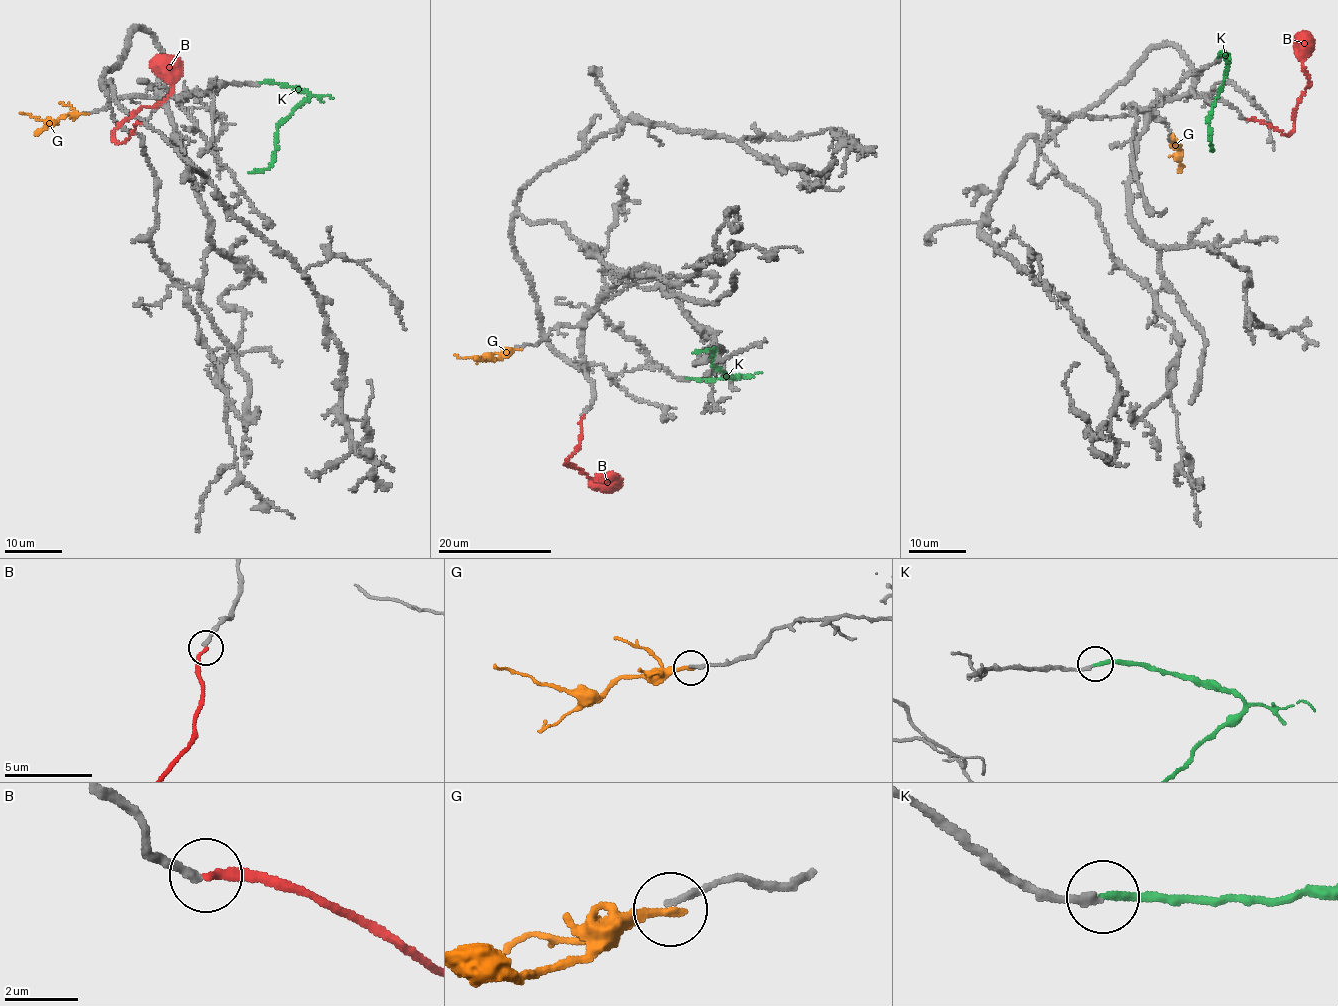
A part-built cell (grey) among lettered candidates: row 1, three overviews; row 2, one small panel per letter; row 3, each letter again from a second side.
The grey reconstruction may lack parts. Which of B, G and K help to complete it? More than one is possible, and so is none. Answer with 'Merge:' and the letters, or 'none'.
Merge: K

